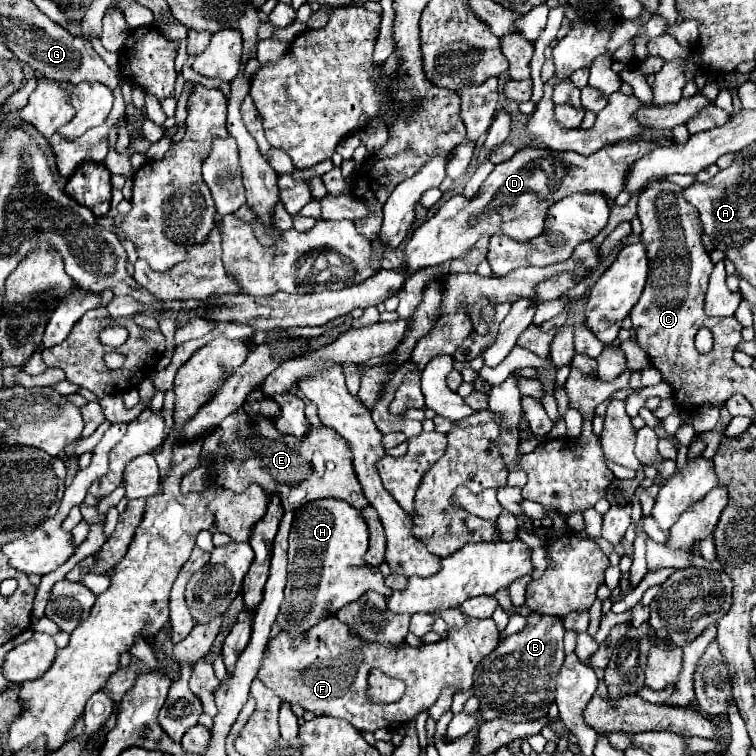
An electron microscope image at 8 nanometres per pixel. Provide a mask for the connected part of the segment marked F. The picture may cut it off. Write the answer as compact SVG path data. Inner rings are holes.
M330 616L320 620L302 638L294 638L288 632L280 632L272 638L256 678L282 700L300 704L314 716L344 718L360 732L396 728L408 724L422 710L428 710L444 686L456 684L462 690L470 688L476 666L496 648L498 634L492 618L466 618L462 628L450 630L448 640L426 644L422 648L404 644L394 650L382 644L362 642L358 636L350 634L346 624ZM372 668L380 668L386 676L400 676L400 680L406 682L406 692L398 702L376 704L368 700L368 672Z

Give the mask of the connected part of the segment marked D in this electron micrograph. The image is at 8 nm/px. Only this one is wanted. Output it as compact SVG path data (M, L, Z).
M662 136L658 140L624 140L620 144L600 148L600 152L594 152L592 156L522 148L518 150L520 154L514 154L508 162L496 164L494 172L482 184L478 196L470 200L464 196L454 196L430 220L426 220L408 240L404 262L410 272L416 272L420 268L438 266L464 256L480 236L492 236L492 212L500 216L500 232L518 242L528 242L542 234L548 208L568 194L604 192L610 200L614 200L624 190L628 168L648 150L656 148L656 144L674 144L674 138Z

